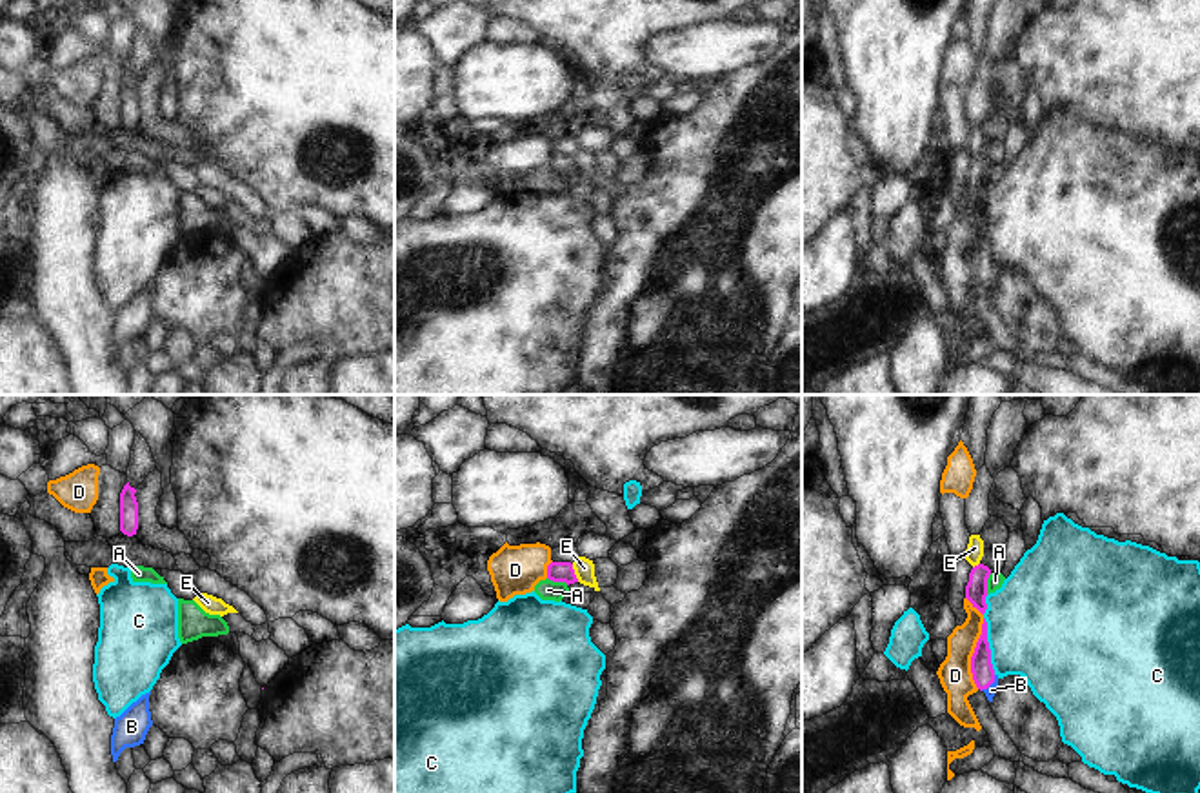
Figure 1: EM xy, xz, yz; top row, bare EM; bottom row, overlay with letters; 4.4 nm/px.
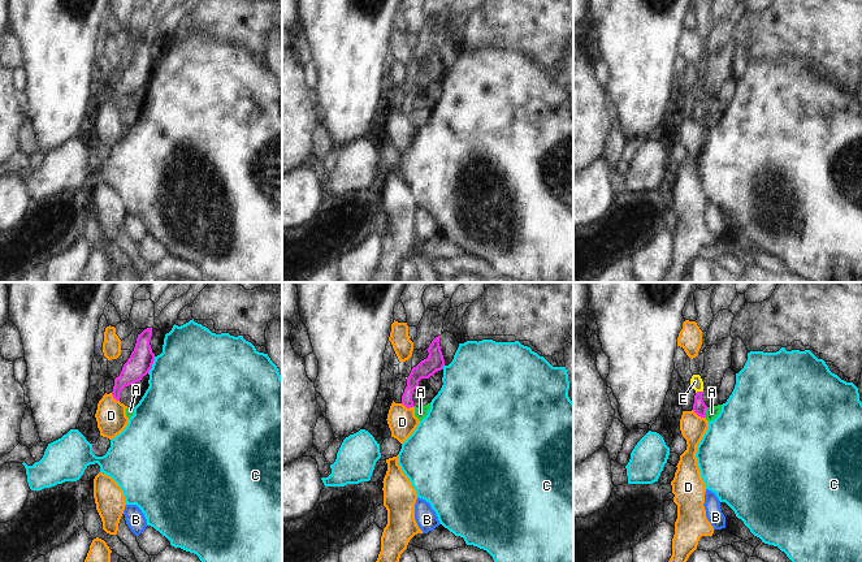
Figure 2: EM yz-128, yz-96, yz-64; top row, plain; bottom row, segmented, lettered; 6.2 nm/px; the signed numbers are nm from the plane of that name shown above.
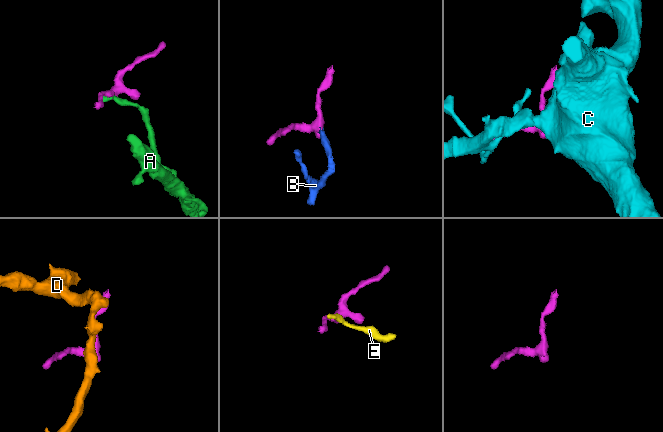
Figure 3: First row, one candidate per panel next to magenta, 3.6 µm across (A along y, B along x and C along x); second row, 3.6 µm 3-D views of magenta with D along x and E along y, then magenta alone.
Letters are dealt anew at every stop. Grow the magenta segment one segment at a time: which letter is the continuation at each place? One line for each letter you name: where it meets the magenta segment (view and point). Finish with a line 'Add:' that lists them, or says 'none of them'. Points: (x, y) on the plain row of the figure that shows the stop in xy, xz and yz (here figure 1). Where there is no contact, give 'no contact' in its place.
B: meets magenta in yz at (990, 277)
Add: B

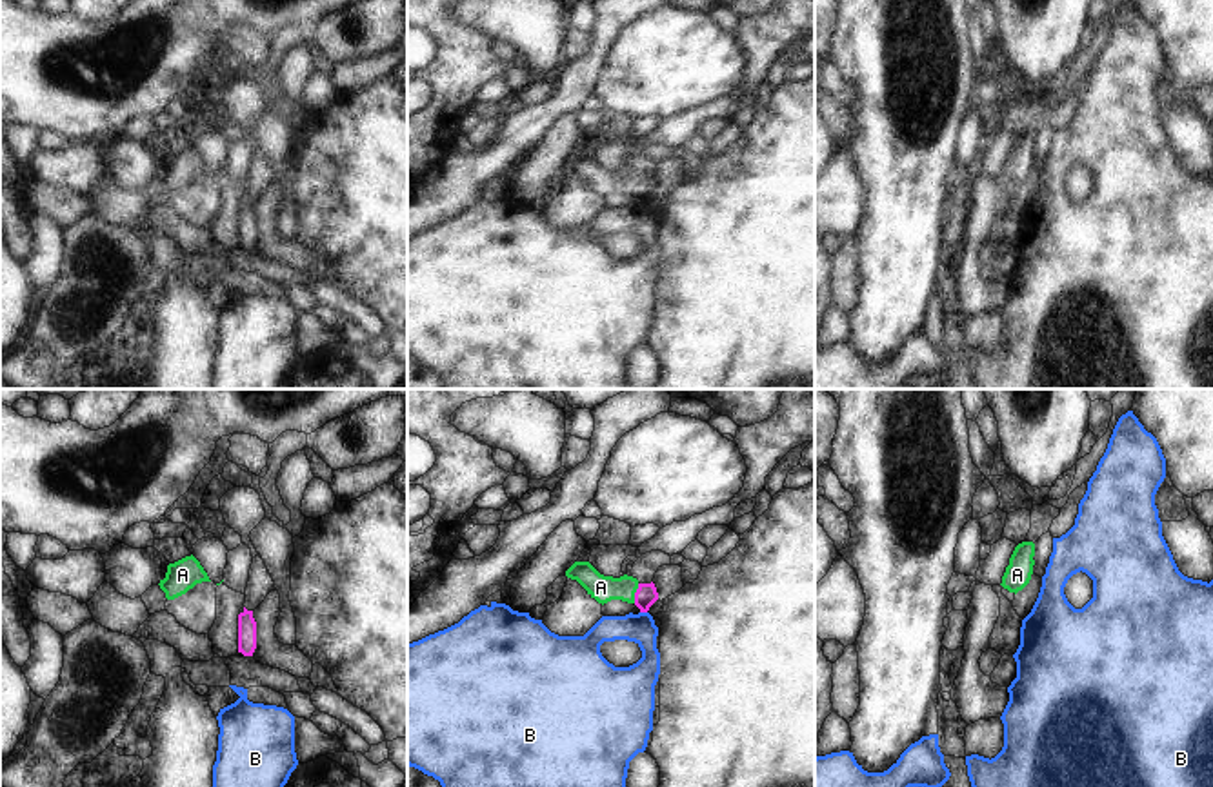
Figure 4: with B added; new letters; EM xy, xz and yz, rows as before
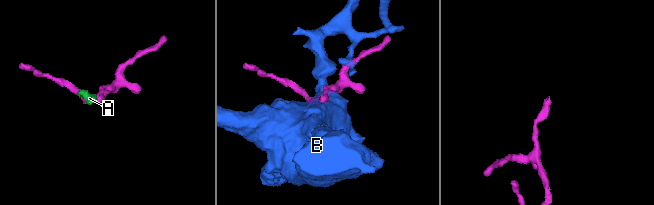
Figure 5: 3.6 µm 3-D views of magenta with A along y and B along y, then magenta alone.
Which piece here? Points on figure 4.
A: meets magenta in xz at (635, 186)
Add: A

